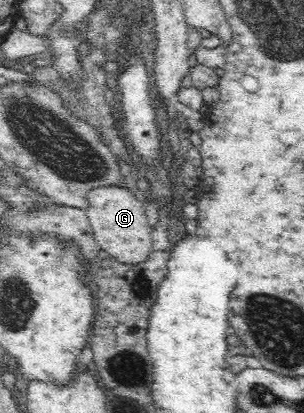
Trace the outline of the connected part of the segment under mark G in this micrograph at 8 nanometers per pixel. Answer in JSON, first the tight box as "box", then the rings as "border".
{"box":[84,186,153,264],"border":[[[105,186],[89,189],[85,193],[87,207],[84,212],[92,232],[93,240],[103,251],[107,251],[119,263],[131,264],[145,261],[153,246],[150,226],[145,216],[145,207],[135,194],[123,186]]]}

